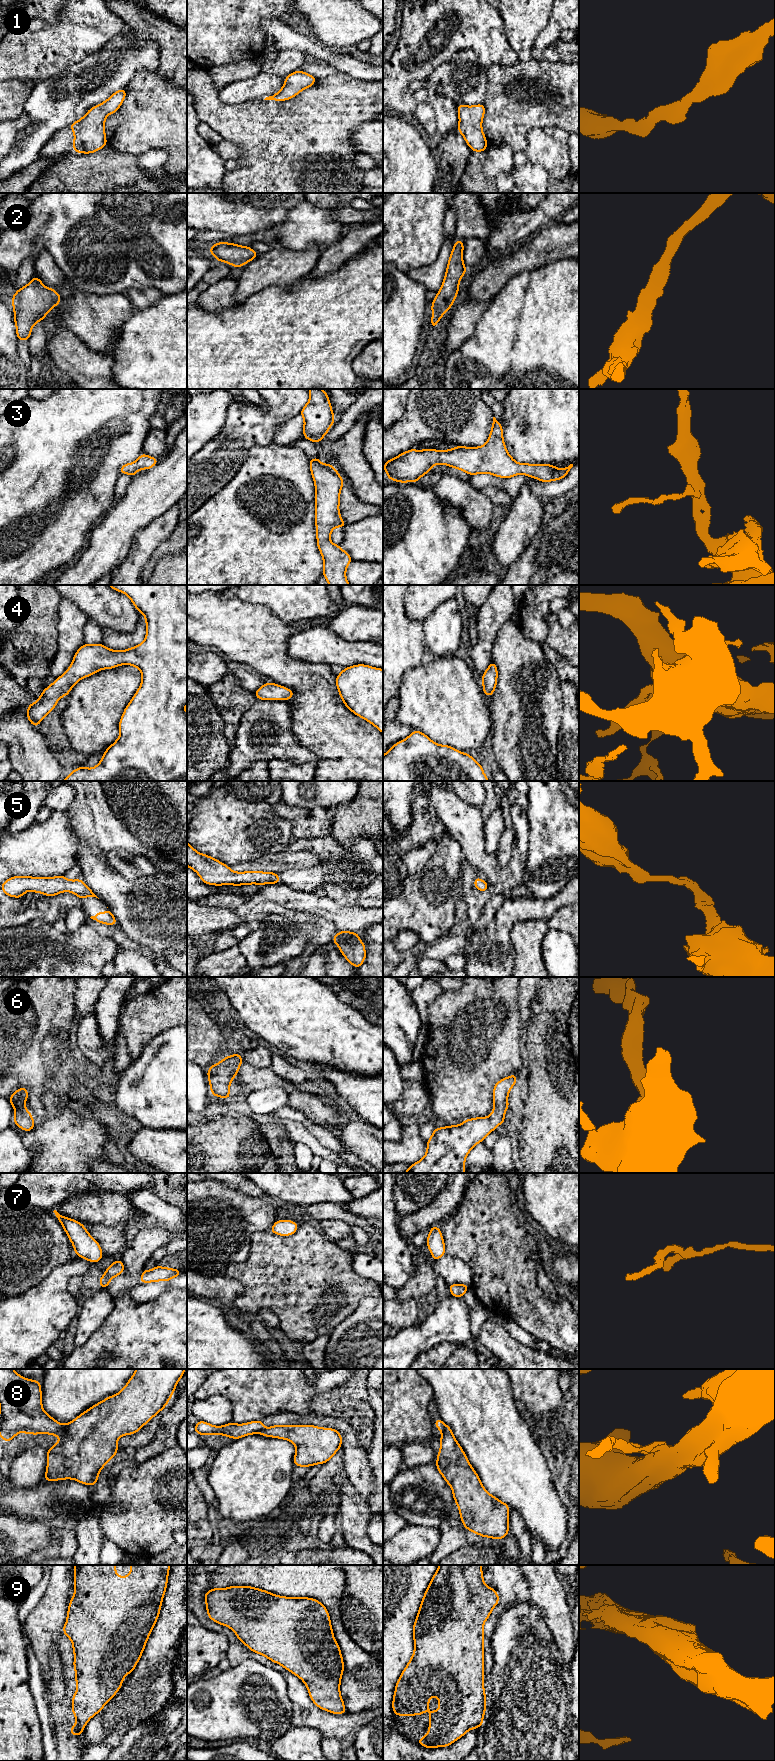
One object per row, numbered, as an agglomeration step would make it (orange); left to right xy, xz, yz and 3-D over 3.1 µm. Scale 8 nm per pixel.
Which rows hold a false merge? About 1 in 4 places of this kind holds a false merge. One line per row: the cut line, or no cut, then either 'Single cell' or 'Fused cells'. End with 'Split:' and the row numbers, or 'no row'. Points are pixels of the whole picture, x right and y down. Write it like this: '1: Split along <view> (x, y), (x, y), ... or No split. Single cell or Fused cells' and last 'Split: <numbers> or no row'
1: No split. Single cell
2: No split. Single cell
3: No split. Single cell
4: No split. Single cell
5: No split. Single cell
6: No split. Single cell
7: No split. Single cell
8: Split along xy (69, 1423), (61, 1437). Fused cells
9: No split. Single cell
Split: 8

